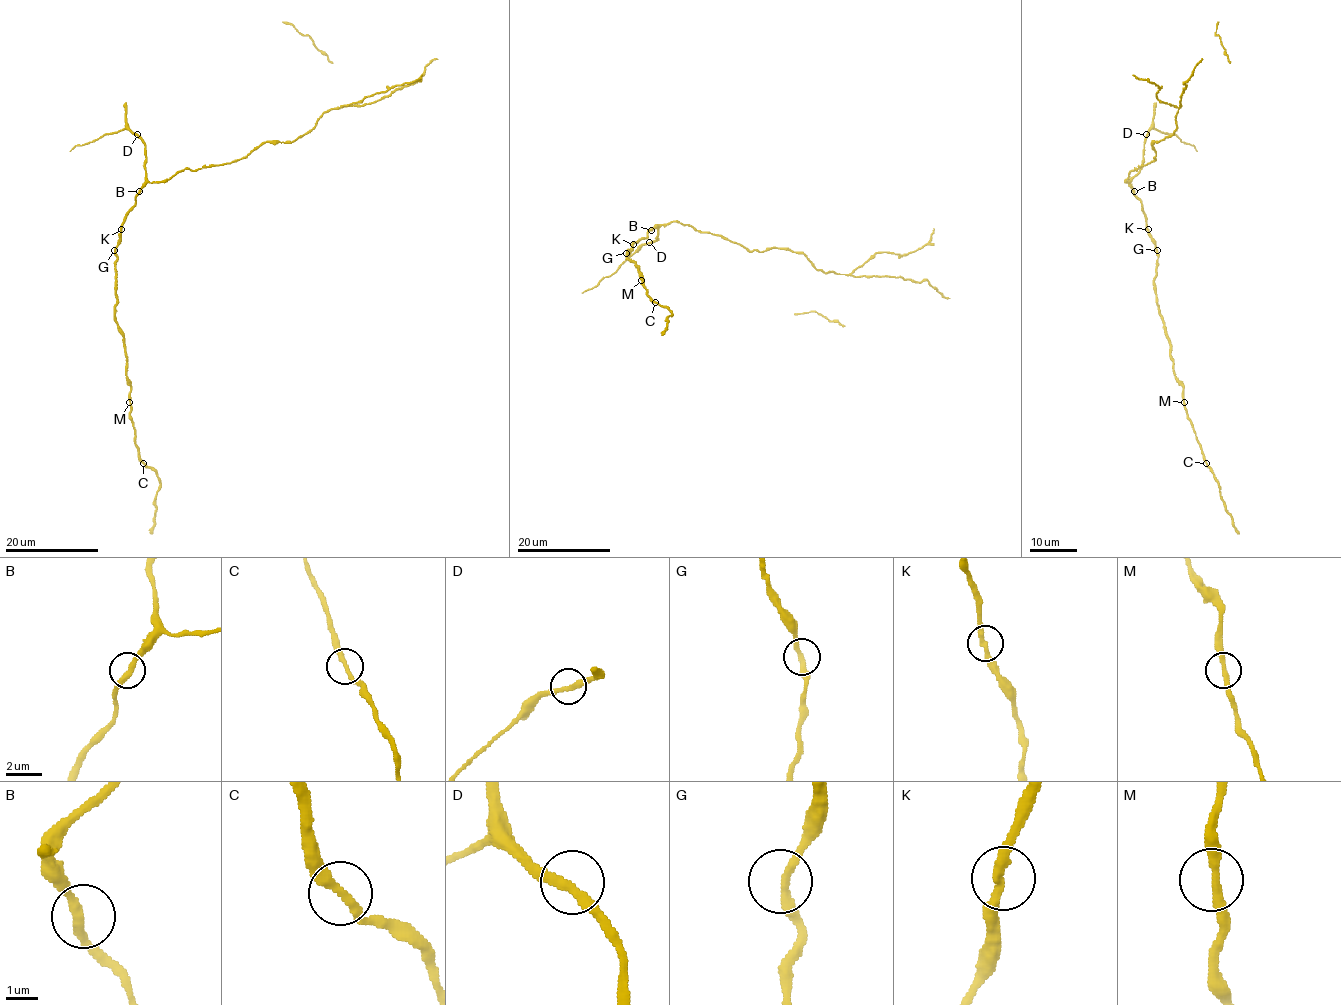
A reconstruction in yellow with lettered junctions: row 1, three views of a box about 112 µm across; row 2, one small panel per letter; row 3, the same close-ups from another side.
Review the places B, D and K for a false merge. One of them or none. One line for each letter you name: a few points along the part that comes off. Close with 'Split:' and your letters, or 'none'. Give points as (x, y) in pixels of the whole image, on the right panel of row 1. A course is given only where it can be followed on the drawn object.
Split: none

